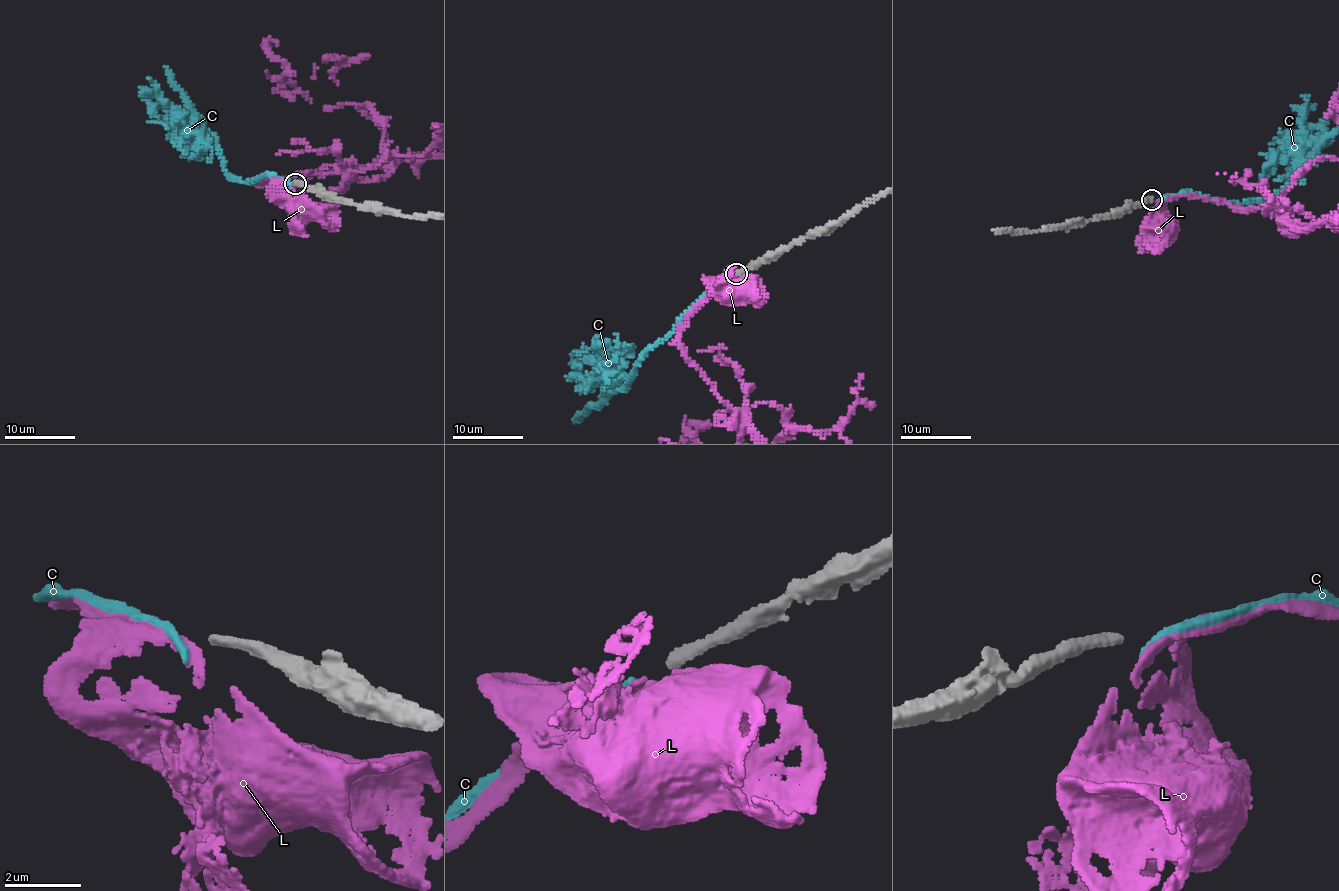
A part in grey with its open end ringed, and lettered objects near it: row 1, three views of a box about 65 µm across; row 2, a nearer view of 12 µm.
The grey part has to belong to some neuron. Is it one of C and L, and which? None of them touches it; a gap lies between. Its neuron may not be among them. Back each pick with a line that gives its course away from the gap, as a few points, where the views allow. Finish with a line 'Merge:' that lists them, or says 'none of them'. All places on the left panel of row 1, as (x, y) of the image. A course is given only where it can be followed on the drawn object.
Merge: none of them

